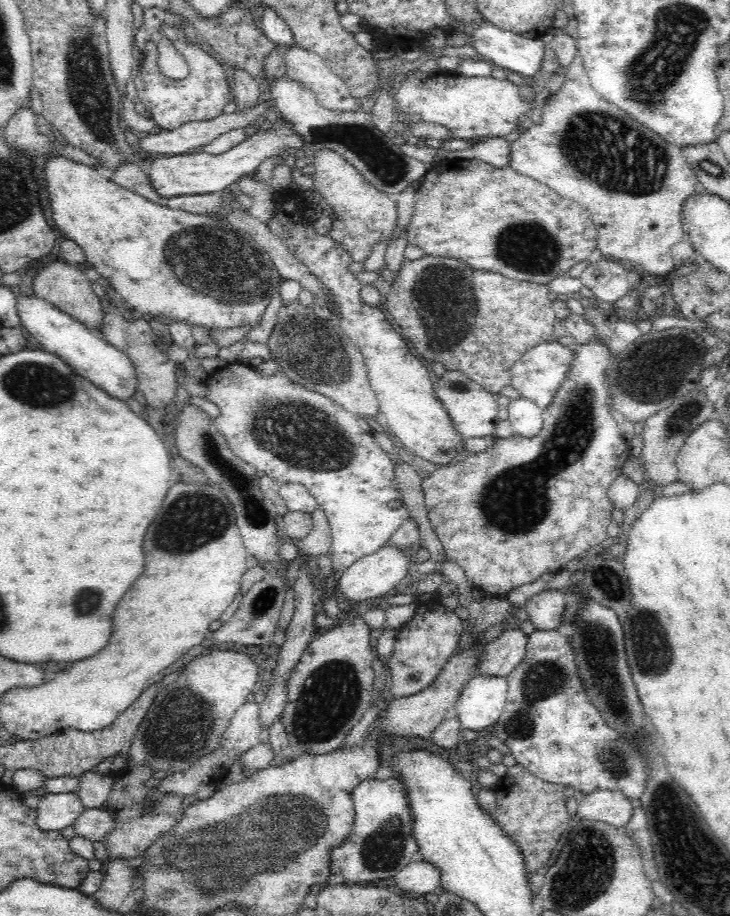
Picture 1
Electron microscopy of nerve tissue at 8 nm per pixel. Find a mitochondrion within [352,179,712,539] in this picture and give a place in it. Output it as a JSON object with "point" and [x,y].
{"point":[515,501]}

